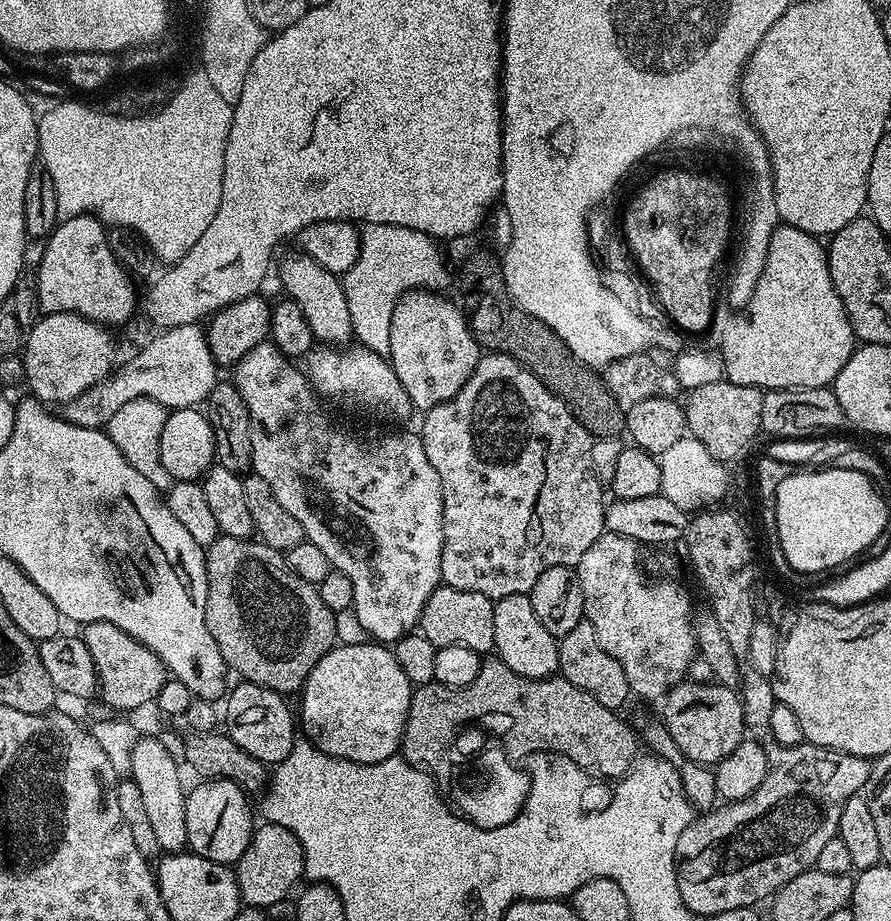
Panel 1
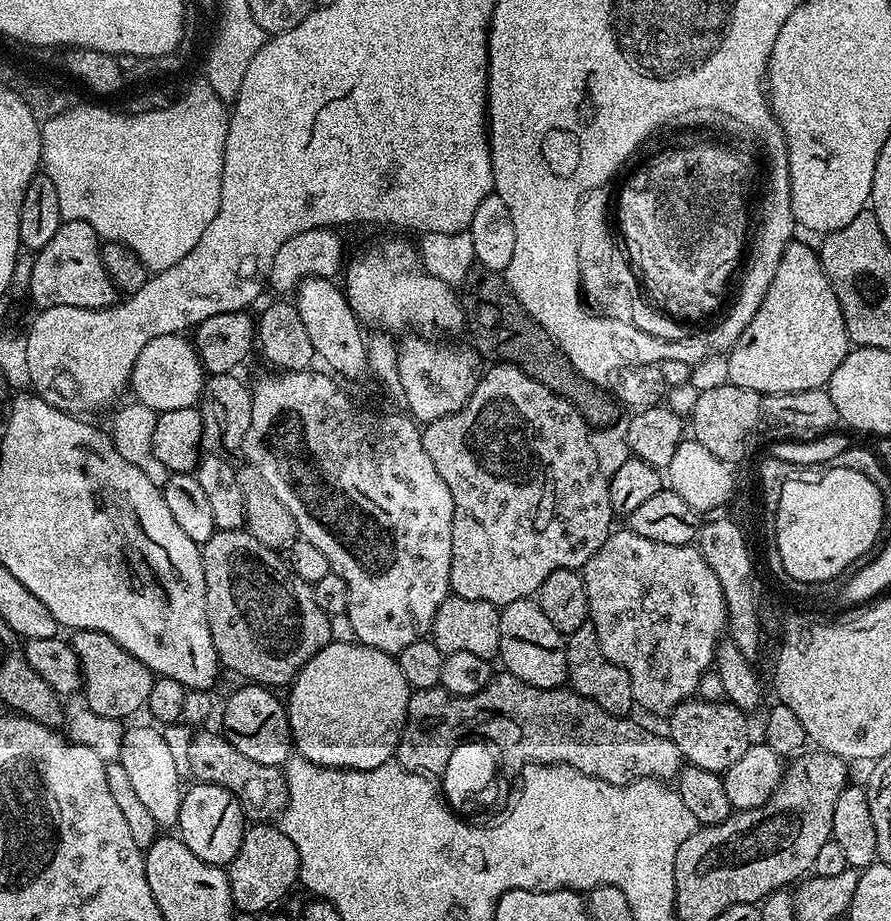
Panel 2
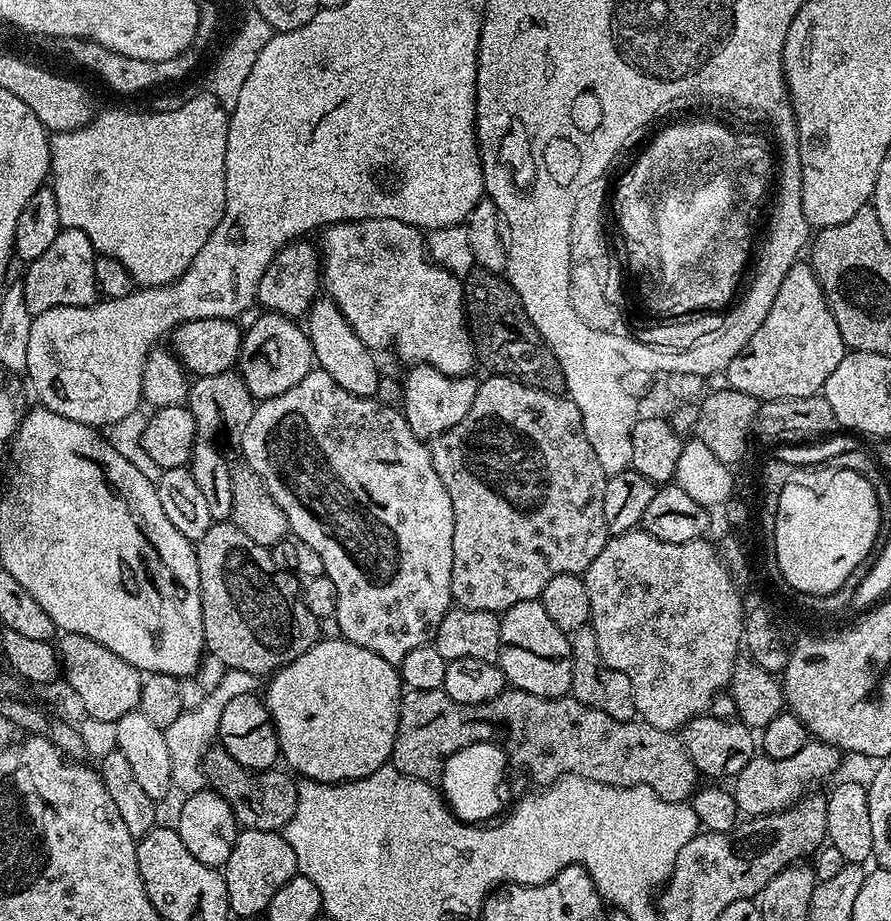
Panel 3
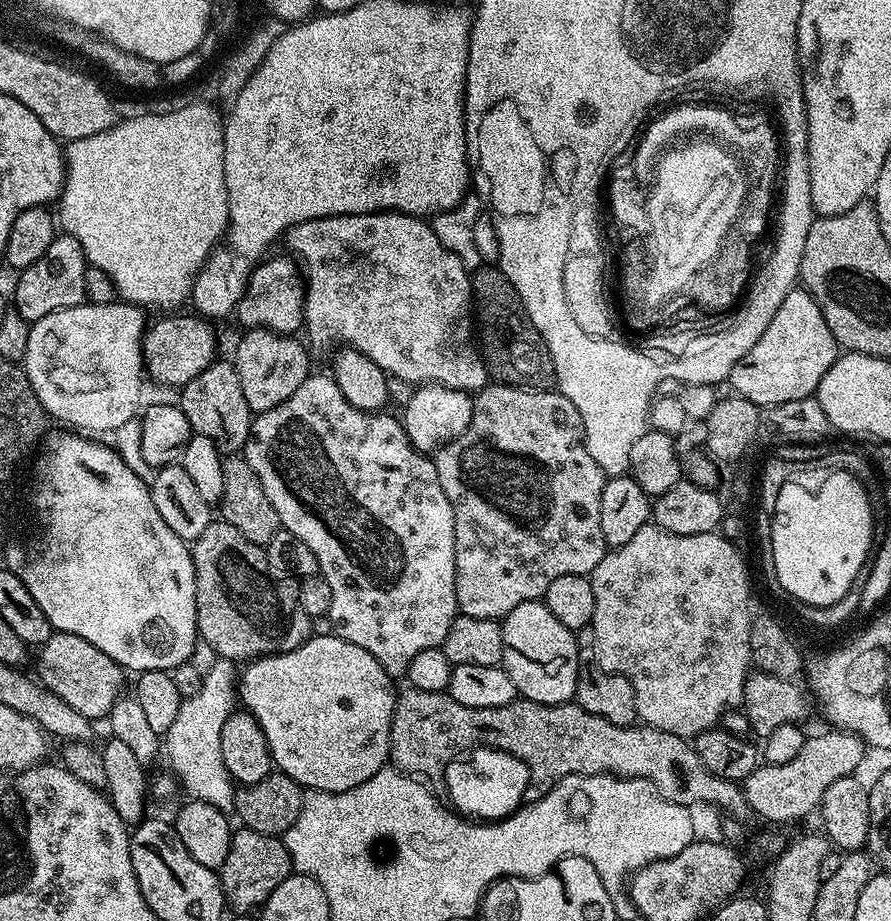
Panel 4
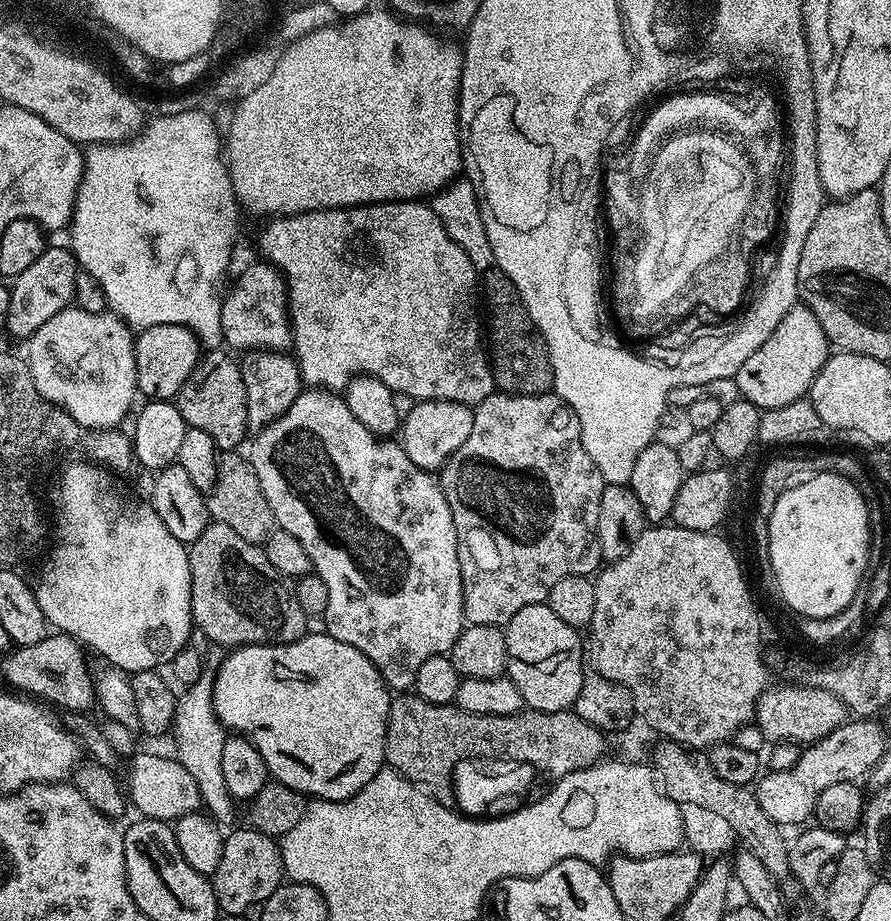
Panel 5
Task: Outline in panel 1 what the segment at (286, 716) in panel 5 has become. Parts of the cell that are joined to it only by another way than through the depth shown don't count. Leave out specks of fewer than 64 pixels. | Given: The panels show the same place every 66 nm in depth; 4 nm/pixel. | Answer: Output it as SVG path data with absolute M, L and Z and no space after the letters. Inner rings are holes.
M364 642L368 644L344 644L333 646L327 654L324 655L314 666L314 670L310 670L310 674L306 678L303 688L298 693L300 699L300 708L298 704L298 724L306 735L307 743L314 745L318 750L322 750L326 754L330 754L334 758L342 758L350 762L358 762L359 764L377 764L386 758L397 755L401 751L402 741L404 739L404 727L406 726L406 718L410 710L410 698L414 691L414 686L410 682L410 678L406 678L406 673L402 671L402 666L398 666L398 658L395 651L391 647L385 646L379 642Z

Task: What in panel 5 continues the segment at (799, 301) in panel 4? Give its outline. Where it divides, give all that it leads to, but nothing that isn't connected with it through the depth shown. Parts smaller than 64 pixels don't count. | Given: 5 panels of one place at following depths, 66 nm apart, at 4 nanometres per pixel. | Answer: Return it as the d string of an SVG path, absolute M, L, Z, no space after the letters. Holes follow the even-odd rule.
M798 302L778 322L774 334L742 362L736 371L734 385L741 397L758 409L786 406L789 402L803 400L812 391L812 383L822 366L828 361L830 345L822 330L822 322L814 318L814 310L810 310L803 302Z

